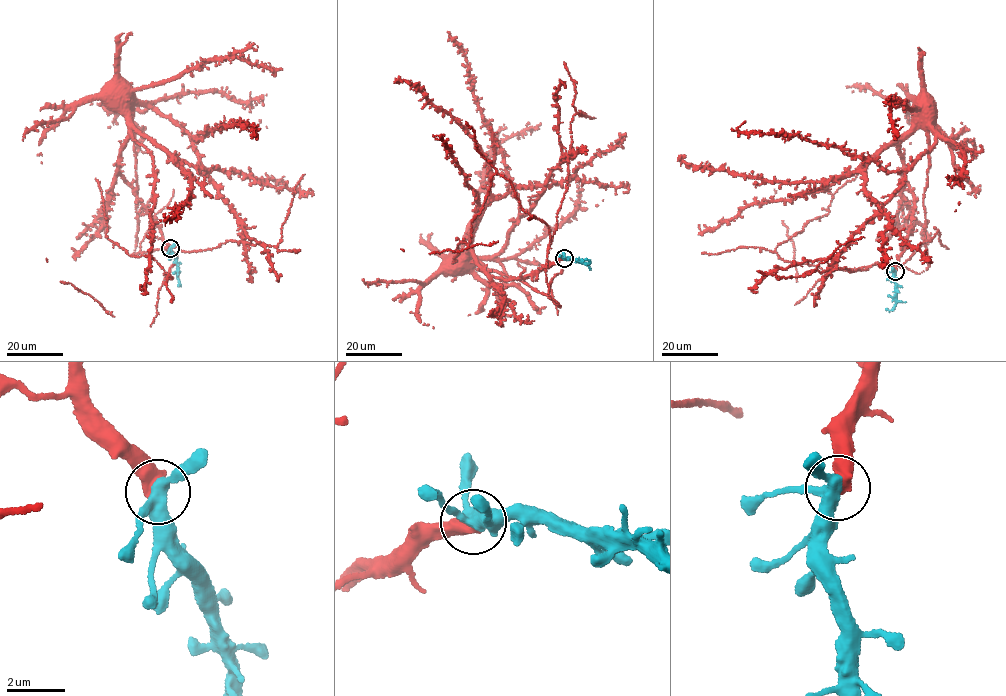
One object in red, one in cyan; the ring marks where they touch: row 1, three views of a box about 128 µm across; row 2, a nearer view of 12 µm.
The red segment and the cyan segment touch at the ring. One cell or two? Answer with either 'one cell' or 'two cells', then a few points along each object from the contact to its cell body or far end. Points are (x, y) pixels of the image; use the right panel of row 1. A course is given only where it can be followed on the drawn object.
one cell; course red (895, 272), (905, 245), (914, 196), (903, 180), (900, 138), (911, 128), (920, 104); course cyan (895, 272), (896, 304), (891, 310), (886, 309)

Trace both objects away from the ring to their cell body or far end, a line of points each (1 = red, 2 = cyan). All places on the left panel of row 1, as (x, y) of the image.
1: (170, 248), (147, 208), (118, 172), (119, 150), (128, 129), (125, 102), (117, 91)
2: (170, 248), (177, 265), (178, 285)

